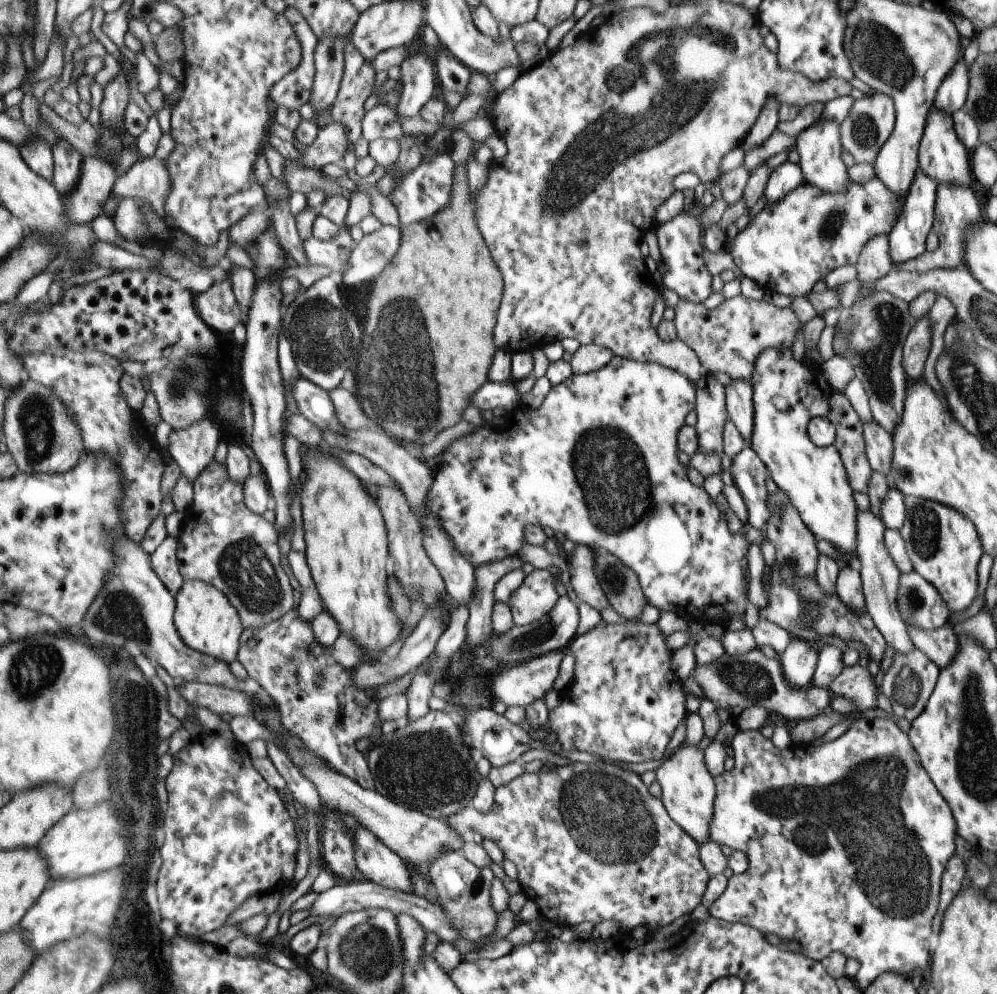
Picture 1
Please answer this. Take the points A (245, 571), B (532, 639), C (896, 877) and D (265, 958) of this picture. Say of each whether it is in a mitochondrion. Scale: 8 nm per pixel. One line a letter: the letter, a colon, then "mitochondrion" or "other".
A: mitochondrion
B: mitochondrion
C: mitochondrion
D: other

